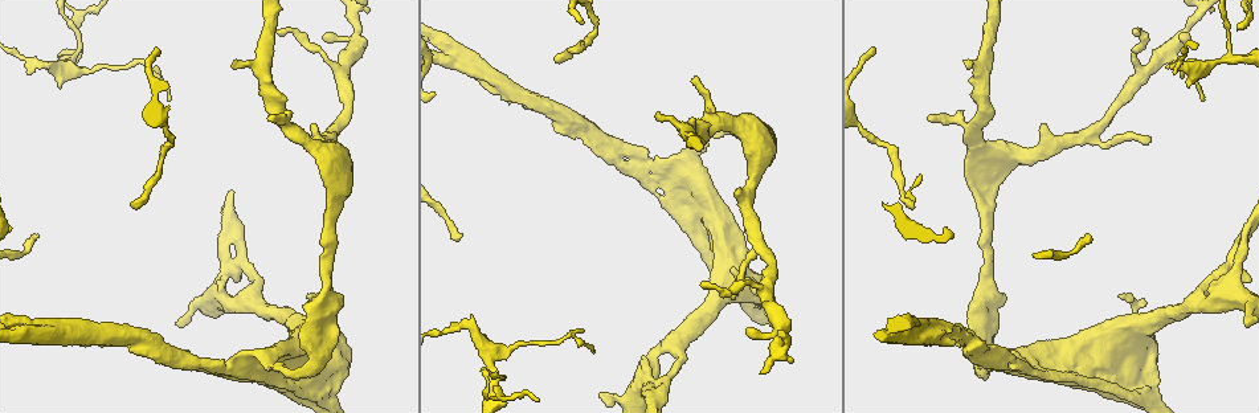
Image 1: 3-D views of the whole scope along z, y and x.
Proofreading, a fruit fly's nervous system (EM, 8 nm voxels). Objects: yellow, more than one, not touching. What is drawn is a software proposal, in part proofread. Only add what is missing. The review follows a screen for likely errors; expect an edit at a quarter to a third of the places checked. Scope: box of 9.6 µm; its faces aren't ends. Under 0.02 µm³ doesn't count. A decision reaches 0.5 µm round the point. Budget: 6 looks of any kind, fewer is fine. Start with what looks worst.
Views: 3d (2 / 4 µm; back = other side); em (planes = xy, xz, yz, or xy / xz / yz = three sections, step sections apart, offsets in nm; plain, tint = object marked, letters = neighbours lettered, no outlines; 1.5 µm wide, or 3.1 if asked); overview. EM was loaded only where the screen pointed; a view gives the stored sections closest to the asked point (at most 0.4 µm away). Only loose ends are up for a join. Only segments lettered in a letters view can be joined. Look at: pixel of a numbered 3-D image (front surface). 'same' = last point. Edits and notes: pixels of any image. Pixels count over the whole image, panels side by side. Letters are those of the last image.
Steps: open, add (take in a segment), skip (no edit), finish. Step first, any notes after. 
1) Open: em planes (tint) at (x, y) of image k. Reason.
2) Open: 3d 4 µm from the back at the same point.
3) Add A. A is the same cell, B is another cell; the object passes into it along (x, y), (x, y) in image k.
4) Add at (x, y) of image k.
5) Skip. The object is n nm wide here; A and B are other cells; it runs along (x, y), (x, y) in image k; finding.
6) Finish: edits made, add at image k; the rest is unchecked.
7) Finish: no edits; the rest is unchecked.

Open: em yz step 4 (letters) at (270, 119) of image 1. An open end.

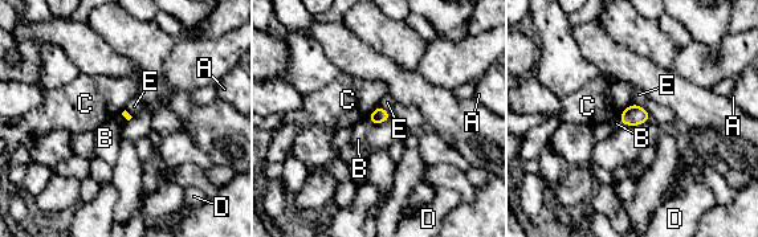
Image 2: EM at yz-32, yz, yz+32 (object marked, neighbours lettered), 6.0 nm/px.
Open: em planes (letters) at the same point. Cut it another way.

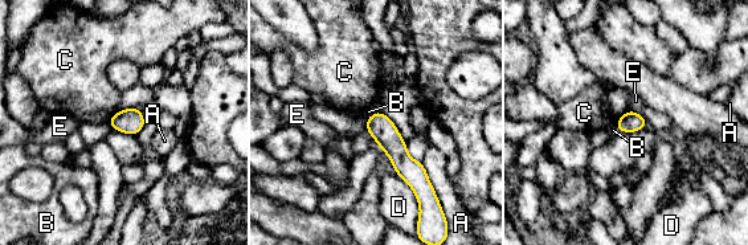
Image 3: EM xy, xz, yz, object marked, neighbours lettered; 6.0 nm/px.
Skip. A, B, C, D and E are other cells; none of them fits.

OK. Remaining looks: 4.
Open: em xz step 8 (letters) at (169, 100) of image 1. An open end.

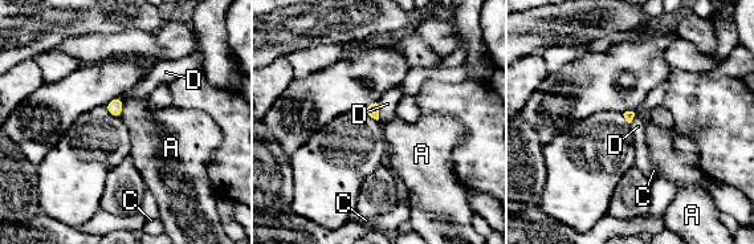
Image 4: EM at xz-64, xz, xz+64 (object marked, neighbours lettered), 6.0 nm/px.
Open: em planes (letters) at the same point. Cut it another way.

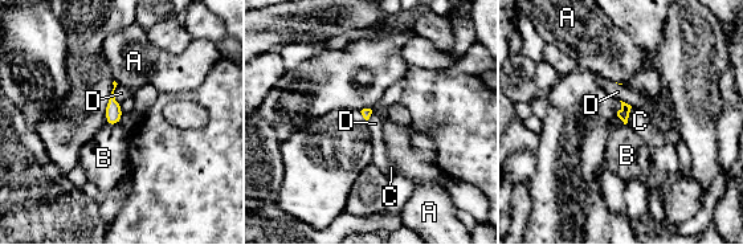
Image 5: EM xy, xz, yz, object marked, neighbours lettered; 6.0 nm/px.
Skip. The object is 60 nm wide here; the longest contact is with D, 130 nm; A, B, C and D are other cells; none of them fits.

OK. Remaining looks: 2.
Open: em xz step 4 (letters) at (1124, 298) of image 1. Tapers out.

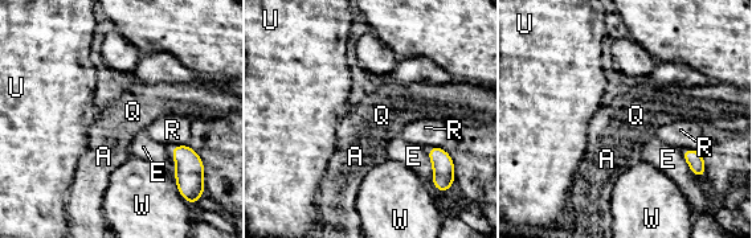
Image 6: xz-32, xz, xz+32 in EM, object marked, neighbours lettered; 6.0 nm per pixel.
Skip. A, E, Q, R, U and W are other cells; a border runs along (426, 150), (433, 169), (433, 180) in image 6; none of them fits.

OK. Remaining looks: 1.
Finish: no edits; the rest is unchecked.

